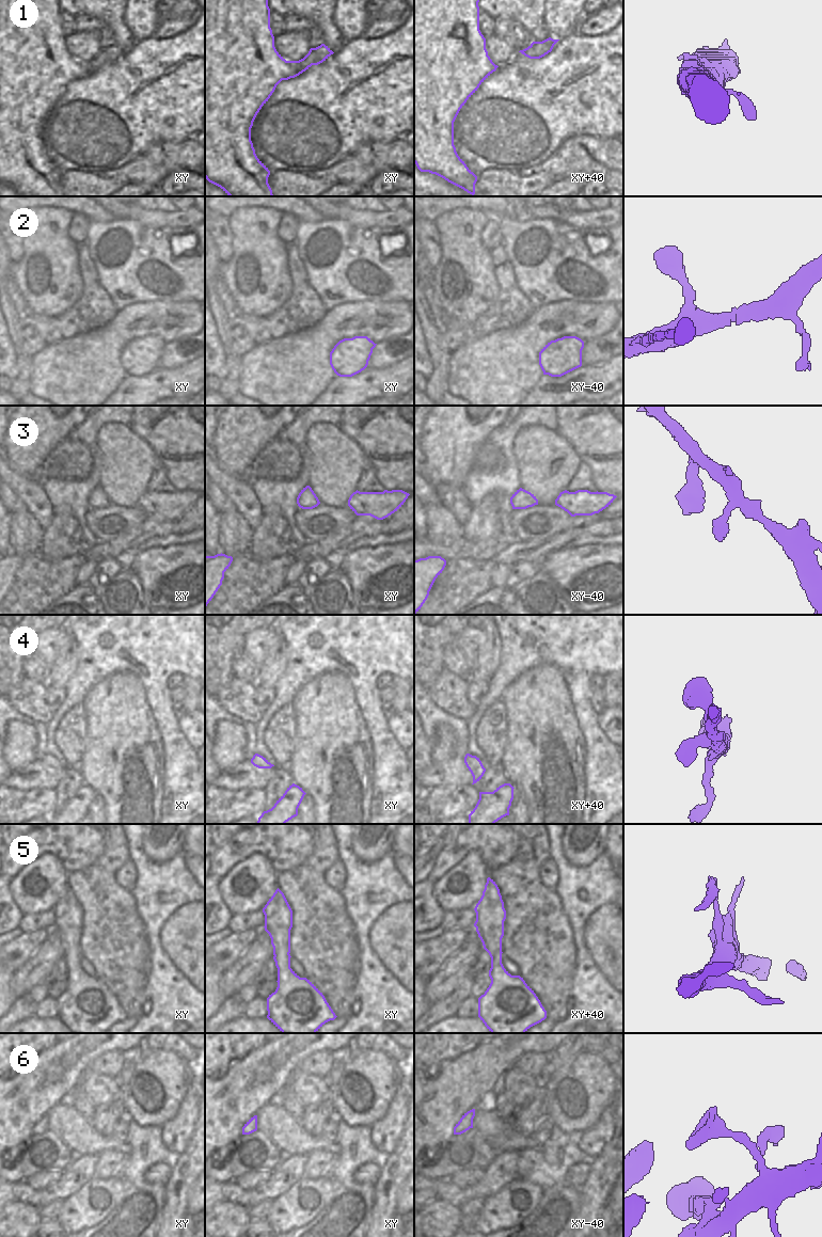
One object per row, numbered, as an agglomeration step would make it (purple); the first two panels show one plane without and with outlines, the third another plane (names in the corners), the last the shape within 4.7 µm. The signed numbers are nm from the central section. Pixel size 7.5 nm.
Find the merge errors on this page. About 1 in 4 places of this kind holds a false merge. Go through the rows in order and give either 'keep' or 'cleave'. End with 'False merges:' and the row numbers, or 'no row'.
1: keep
2: keep
3: keep
4: keep
5: cleave
6: keep
False merges: 5

